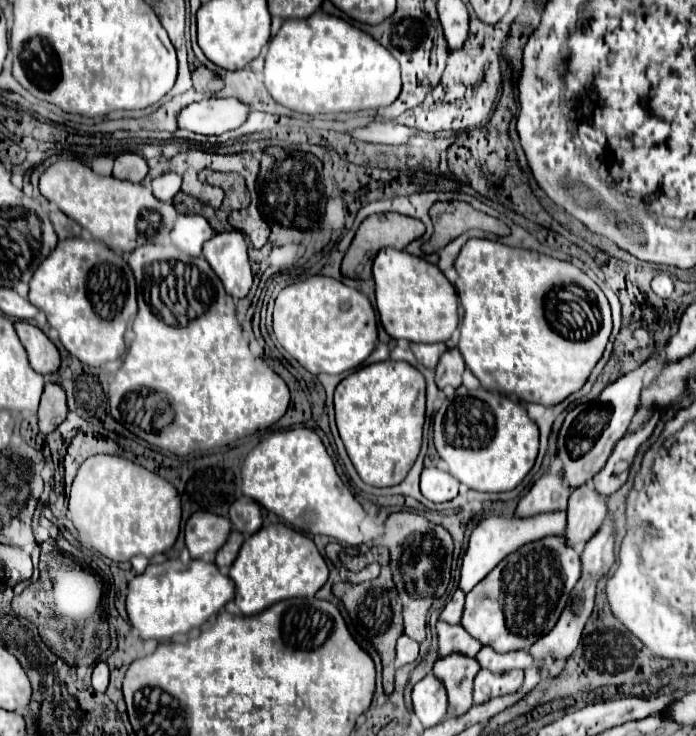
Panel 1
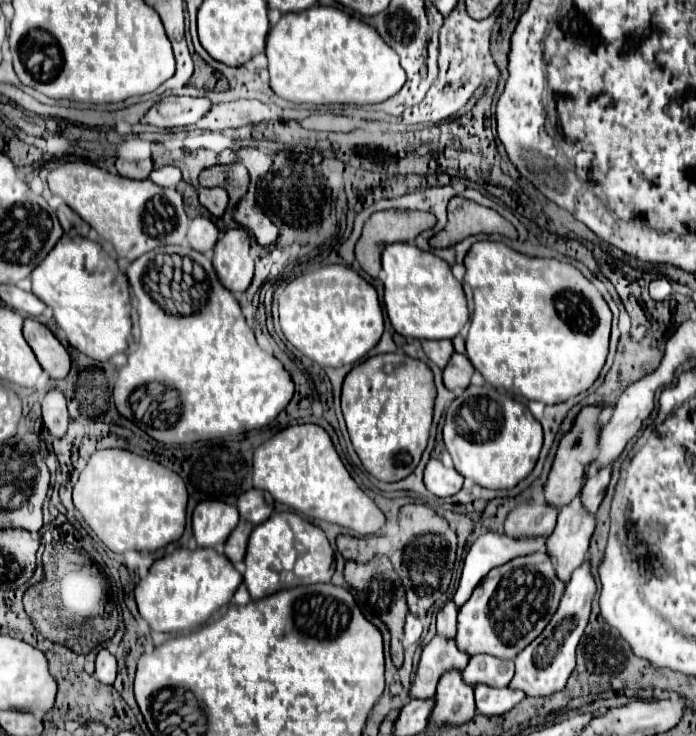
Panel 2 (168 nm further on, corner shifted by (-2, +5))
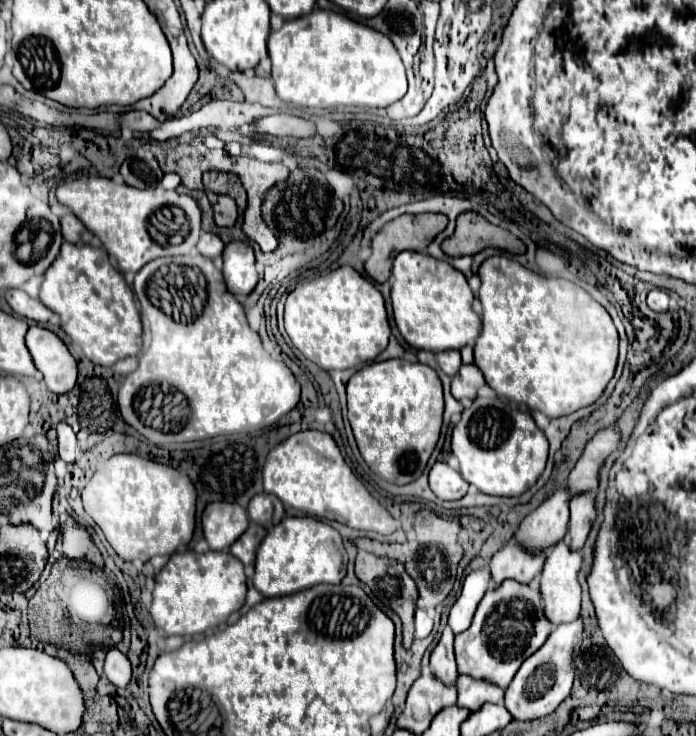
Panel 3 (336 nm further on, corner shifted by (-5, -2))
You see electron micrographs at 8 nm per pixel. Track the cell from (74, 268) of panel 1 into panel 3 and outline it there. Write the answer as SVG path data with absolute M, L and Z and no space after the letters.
M70 242L62 244L62 250L52 262L52 266L44 274L40 300L44 306L48 306L52 312L58 312L62 318L62 330L80 344L84 356L100 366L112 366L114 362L136 356L142 348L142 320L134 306L134 294L130 286L124 282L122 274L110 264L108 254L104 248L92 248L88 244L76 246Z

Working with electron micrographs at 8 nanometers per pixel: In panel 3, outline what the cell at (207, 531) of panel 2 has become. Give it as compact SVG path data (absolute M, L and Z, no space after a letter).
M212 502L202 512L204 538L210 550L226 550L248 528L246 508L232 502Z

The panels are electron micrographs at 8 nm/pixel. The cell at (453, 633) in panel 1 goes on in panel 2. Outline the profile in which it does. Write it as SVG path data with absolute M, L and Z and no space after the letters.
M435 635L431 643L423 647L421 661L417 667L417 677L411 687L411 697L427 699L435 695L435 685L439 677L447 669L465 669L469 655L461 651L455 639L445 639L443 635Z

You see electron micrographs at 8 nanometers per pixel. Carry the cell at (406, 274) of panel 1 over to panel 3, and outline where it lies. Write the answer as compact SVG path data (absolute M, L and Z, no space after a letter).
M400 252L394 258L394 284L392 284L392 308L394 320L402 338L418 350L450 350L464 348L470 340L476 340L482 330L480 316L472 310L474 294L466 282L466 276L452 268L444 260L436 260L430 254Z

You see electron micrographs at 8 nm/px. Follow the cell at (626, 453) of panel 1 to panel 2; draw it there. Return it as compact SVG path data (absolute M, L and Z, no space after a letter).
M609 463L609 467L601 467L601 471L587 477L587 481L581 489L581 501L583 501L583 507L587 511L595 513L597 507L601 505L605 491L607 491L607 485L611 481L611 469L613 469L613 463Z

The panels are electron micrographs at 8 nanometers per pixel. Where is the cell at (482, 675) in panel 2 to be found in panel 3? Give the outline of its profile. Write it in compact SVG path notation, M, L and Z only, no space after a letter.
M458 676L456 688L458 688L456 704L470 712L480 710L480 706L484 706L484 702L492 702L492 704L504 702L504 690L500 690L498 686L494 686L490 682L474 680L470 676Z

